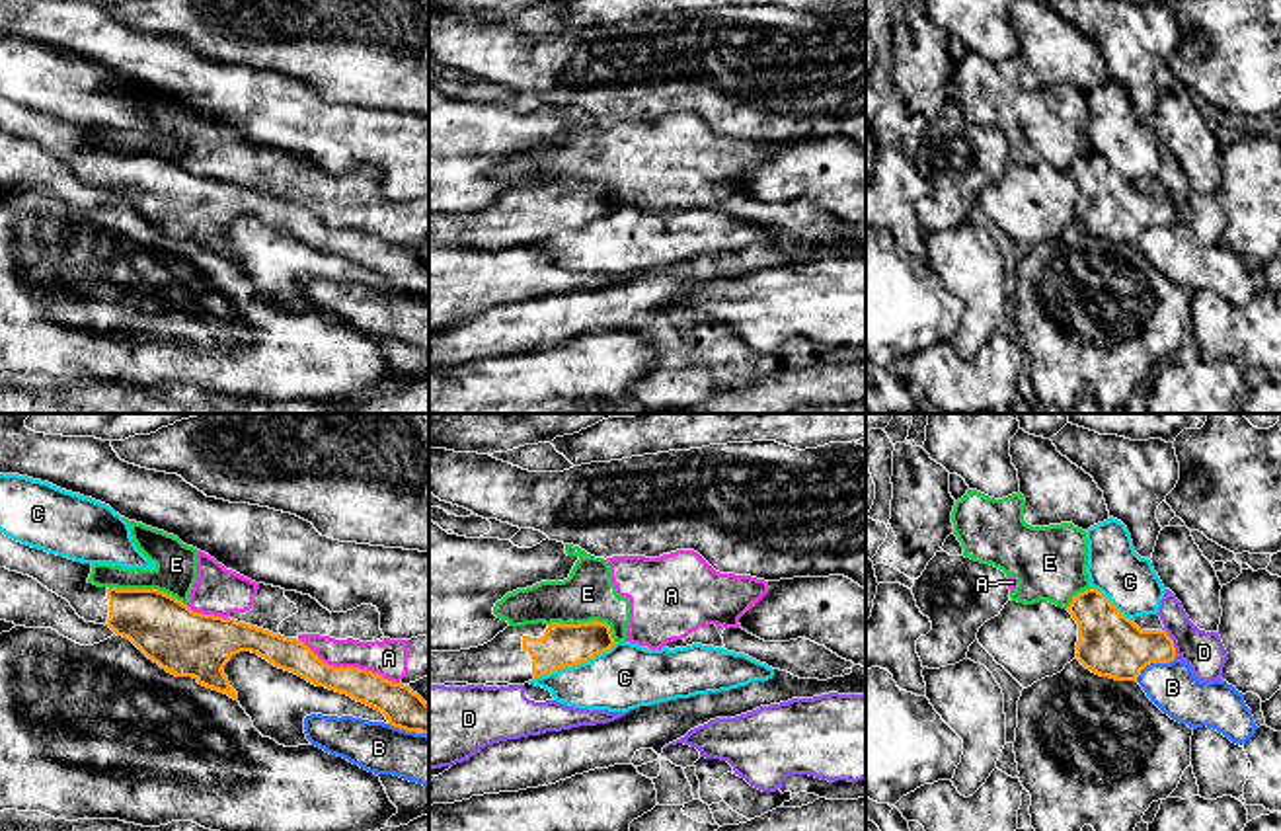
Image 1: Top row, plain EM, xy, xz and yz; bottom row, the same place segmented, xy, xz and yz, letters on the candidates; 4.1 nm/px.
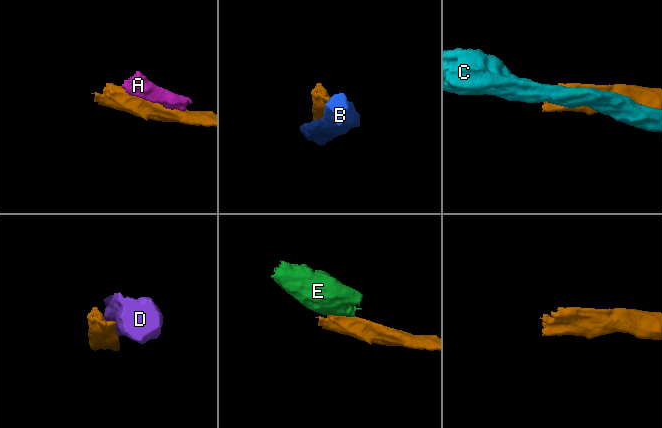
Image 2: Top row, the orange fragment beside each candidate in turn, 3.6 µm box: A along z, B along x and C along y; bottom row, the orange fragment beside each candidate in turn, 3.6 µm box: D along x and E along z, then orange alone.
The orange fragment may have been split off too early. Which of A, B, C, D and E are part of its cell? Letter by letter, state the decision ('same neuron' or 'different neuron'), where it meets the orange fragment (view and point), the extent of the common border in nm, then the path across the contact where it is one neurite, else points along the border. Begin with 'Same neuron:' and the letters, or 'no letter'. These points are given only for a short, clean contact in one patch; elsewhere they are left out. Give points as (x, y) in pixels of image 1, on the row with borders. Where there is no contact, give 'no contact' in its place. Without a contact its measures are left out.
Same neuron: no letter
A: different neuron; meets orange in xy at (349, 668); contact 460 nm long
B: different neuron; meets orange in yz at (1155, 662); contact 200 nm long
C: different neuron; meets orange in xz at (576, 664); contact 380 nm long
D: different neuron; meets orange in yz at (1172, 642); contact 130 nm long
E: different neuron; meets orange in xy at (147, 590); contact 340 nm long; border along xy (108, 586), (156, 588), (186, 605)

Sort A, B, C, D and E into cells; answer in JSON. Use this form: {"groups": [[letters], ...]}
{"groups": [["A", "E"], ["B"], ["C"], ["D"]]}

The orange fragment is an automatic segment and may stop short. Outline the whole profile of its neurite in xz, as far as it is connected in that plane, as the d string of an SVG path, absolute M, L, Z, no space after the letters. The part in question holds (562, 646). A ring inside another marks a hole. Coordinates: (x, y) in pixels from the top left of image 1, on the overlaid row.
M606 622L507 626L491 642L460 652L429 652L429 685L509 687L573 667L608 652Z

